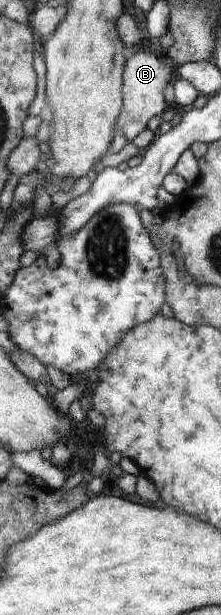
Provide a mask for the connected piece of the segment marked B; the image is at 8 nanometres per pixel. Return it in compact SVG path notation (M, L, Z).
M146 48L145 51L137 52L127 59L122 74L123 104L114 124L115 132L121 132L131 142L140 132L147 129L150 118L162 116L169 106L163 96L163 90L167 82L174 82L175 79L175 66L167 54L160 55L152 52L152 48Z

